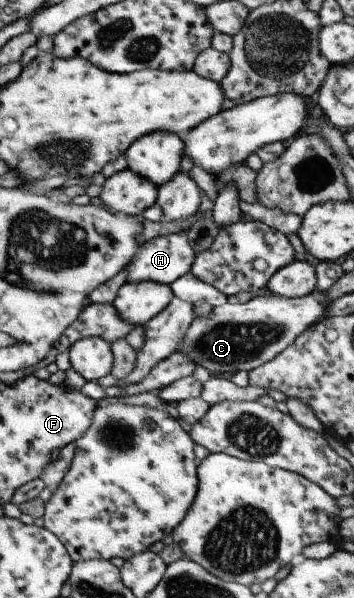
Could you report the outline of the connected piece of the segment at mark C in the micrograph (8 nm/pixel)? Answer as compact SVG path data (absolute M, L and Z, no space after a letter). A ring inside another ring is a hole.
M319 290L298 298L271 294L257 295L243 304L225 302L212 307L211 313L193 319L177 350L196 366L205 367L210 374L222 372L229 376L239 371L248 372L275 359L309 325L326 318L327 305L329 299Z

